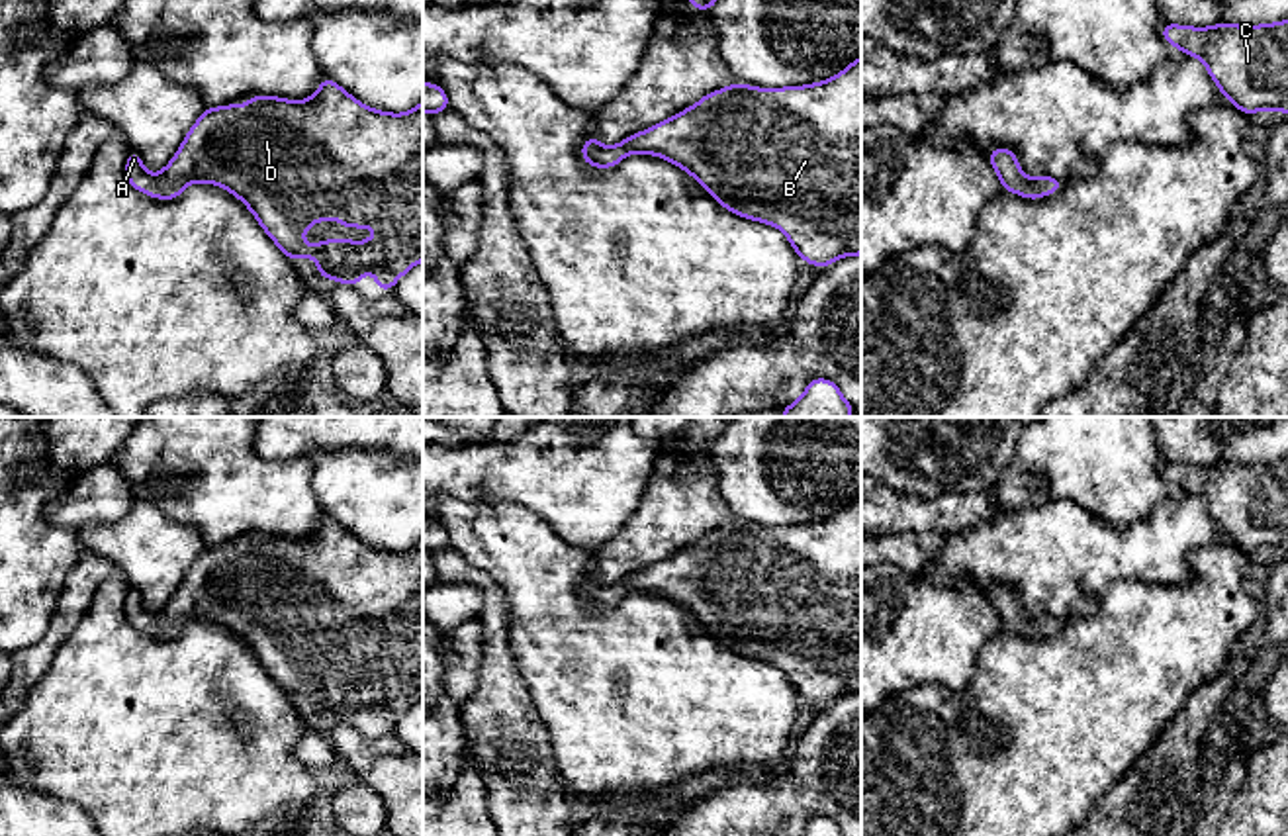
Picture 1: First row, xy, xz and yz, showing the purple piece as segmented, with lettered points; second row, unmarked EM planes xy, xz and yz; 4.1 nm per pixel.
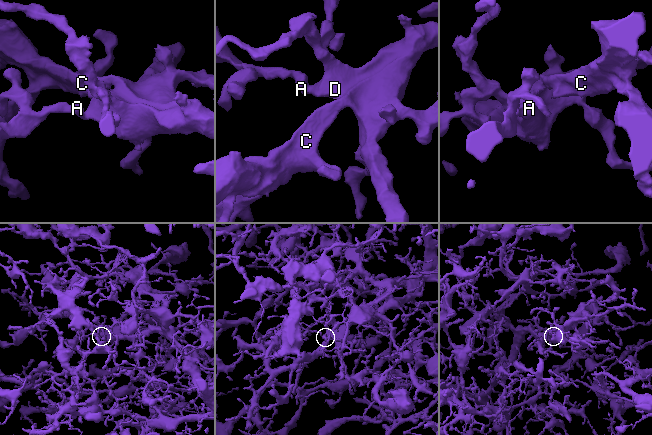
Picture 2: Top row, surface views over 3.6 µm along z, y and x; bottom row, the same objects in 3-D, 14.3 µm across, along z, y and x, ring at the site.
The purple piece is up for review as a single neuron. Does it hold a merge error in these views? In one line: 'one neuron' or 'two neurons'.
one neuron

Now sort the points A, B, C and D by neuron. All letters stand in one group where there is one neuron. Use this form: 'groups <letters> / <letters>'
groups A B C D

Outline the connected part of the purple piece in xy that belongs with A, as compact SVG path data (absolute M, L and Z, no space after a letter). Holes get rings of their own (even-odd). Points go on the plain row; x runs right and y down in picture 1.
M325 513L317 531L303 540L256 533L247 542L206 546L159 613L151 615L139 591L131 587L125 617L137 630L155 638L176 638L190 621L221 625L251 648L288 699L317 697L317 715L352 726L362 720L366 709L376 715L378 728L391 732L393 722L423 699L423 538L407 552L372 548ZM321 658L384 670L362 683L350 677L327 677L305 687L303 670Z

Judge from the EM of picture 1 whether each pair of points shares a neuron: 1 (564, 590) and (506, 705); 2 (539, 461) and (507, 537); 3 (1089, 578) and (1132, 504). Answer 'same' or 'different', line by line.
1: different
2: different
3: different

